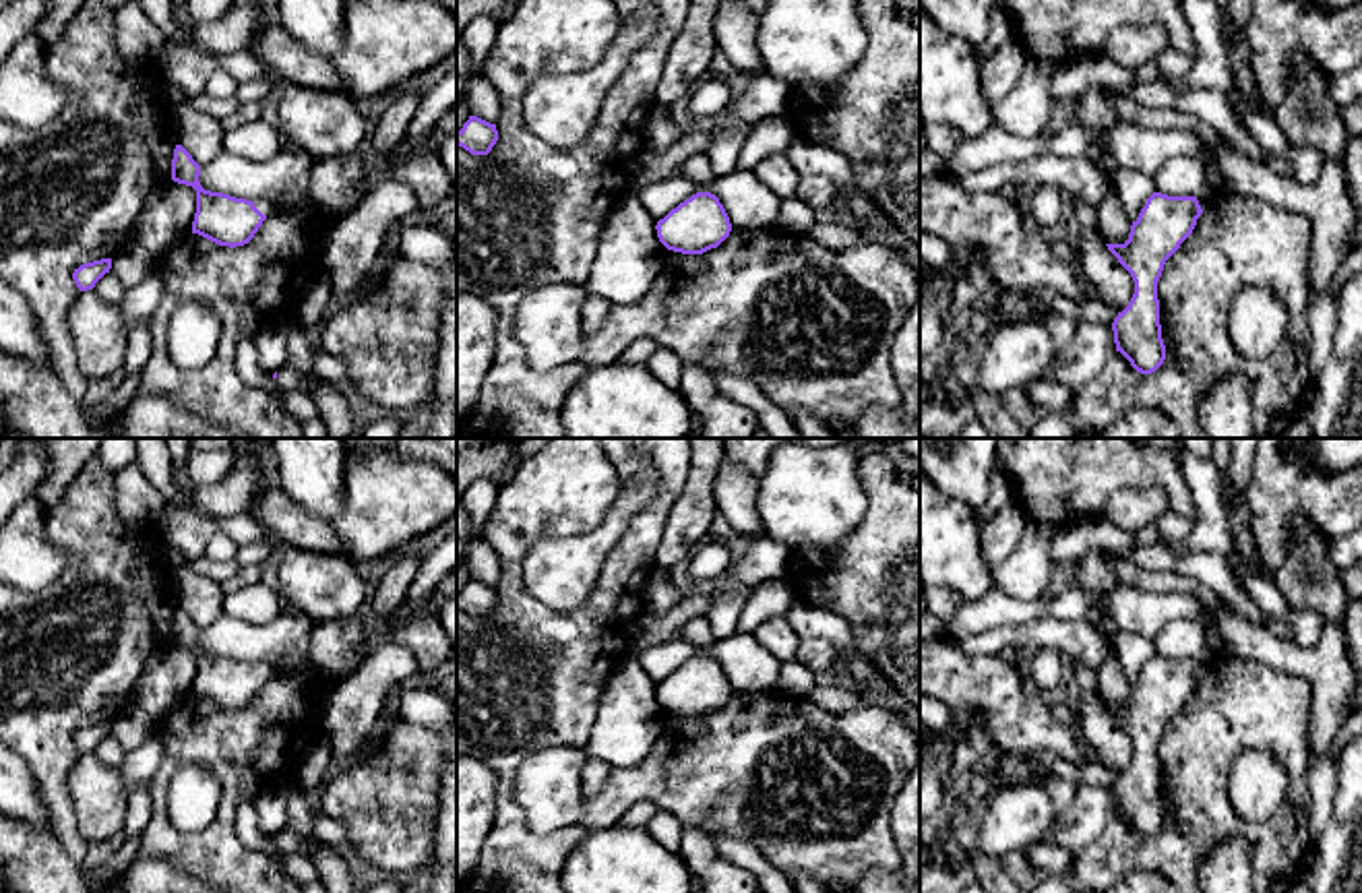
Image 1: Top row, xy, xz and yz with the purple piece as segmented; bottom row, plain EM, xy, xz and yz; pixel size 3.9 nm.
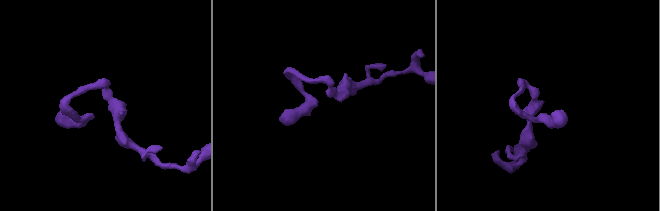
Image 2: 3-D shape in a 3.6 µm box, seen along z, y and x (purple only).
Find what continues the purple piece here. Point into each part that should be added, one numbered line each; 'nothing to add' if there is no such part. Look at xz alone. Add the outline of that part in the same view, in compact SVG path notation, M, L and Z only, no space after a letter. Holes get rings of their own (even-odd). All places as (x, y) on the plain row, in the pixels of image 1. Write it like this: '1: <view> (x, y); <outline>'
nothing to add

